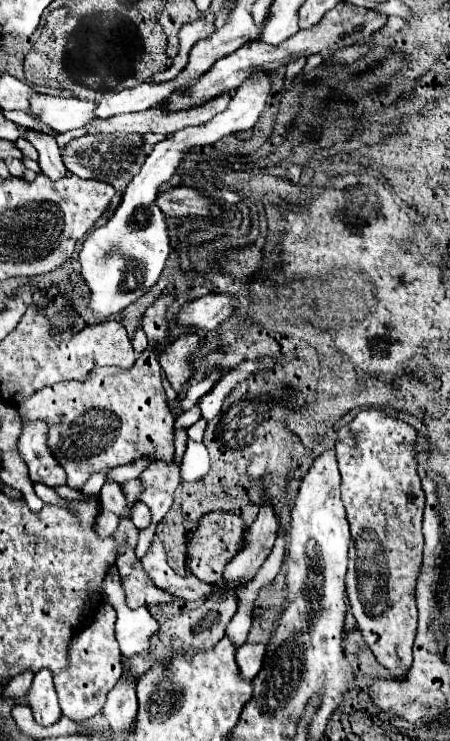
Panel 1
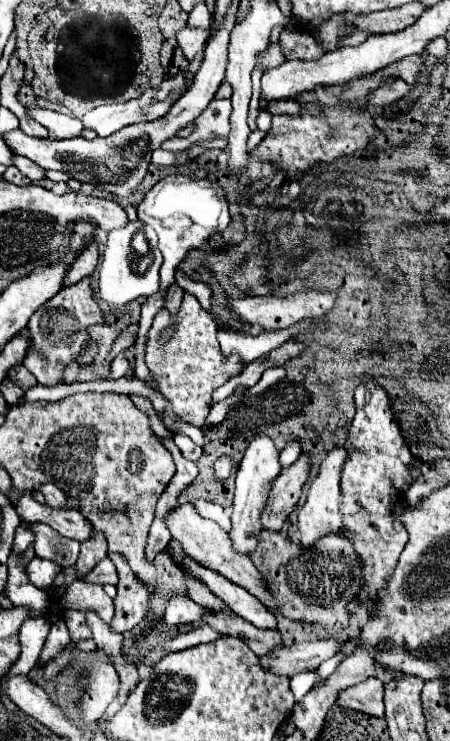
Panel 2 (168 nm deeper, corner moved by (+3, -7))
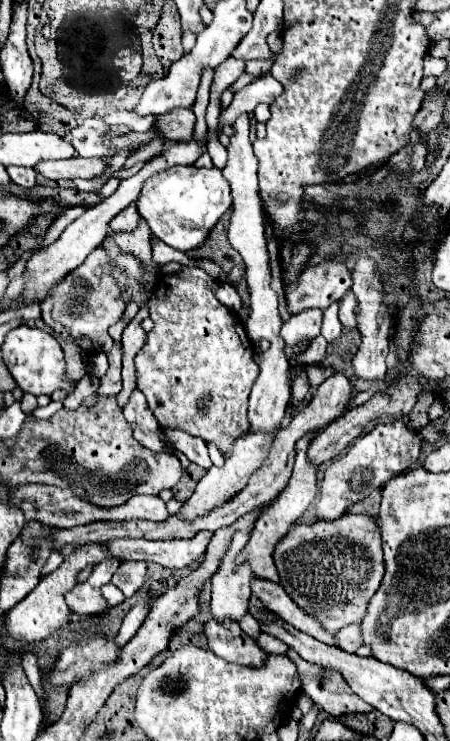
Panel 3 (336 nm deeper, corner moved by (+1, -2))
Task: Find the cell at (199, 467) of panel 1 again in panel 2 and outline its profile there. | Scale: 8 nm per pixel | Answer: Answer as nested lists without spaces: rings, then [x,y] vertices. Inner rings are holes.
[[[175,435],[175,445],[181,449],[183,457],[189,459],[189,461],[197,461],[201,457],[201,447],[195,445],[189,437],[185,435]]]

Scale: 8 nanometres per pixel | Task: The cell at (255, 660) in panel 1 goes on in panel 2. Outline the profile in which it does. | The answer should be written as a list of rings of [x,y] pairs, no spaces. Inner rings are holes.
[[[315,641],[315,643],[295,643],[283,649],[275,649],[275,653],[267,653],[259,657],[259,665],[271,673],[293,677],[303,671],[317,669],[321,661],[333,657],[339,651],[335,641]]]

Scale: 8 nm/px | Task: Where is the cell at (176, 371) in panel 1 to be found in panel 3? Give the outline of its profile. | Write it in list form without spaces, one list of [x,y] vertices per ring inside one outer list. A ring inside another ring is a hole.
[[[183,266],[179,274],[169,274],[163,282],[165,286],[155,286],[149,300],[149,312],[155,328],[147,334],[145,346],[135,356],[137,388],[145,394],[159,424],[167,428],[183,428],[185,432],[215,444],[223,458],[227,458],[235,440],[249,432],[247,396],[259,374],[259,366],[253,360],[255,346],[245,332],[243,318],[237,318],[233,310],[217,300],[215,288],[219,284],[203,268]]]

